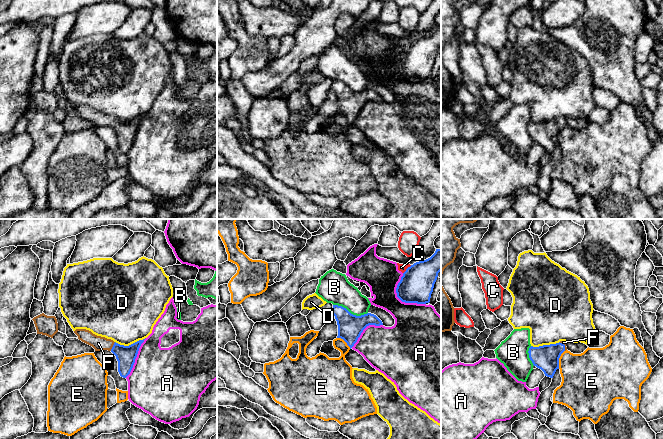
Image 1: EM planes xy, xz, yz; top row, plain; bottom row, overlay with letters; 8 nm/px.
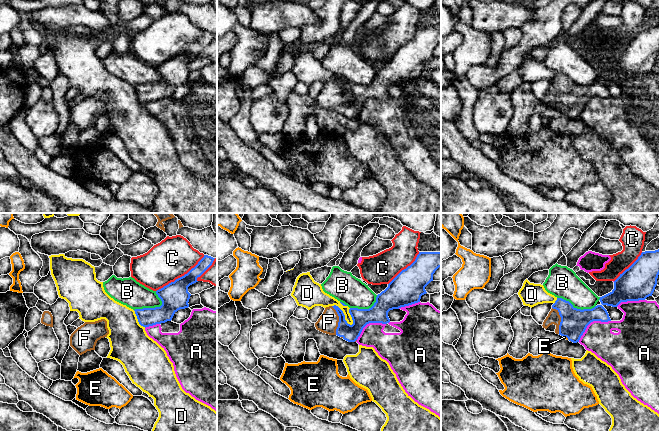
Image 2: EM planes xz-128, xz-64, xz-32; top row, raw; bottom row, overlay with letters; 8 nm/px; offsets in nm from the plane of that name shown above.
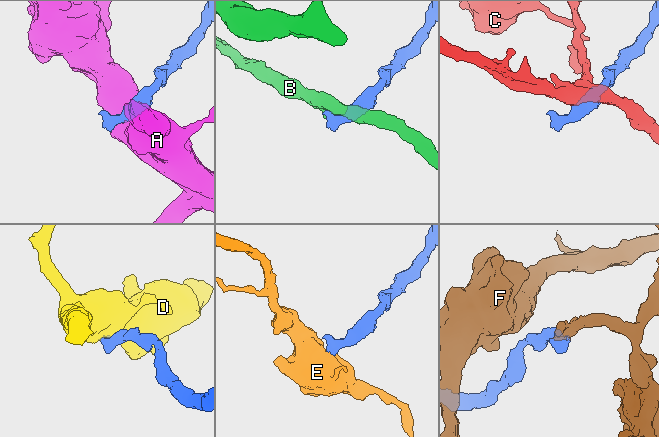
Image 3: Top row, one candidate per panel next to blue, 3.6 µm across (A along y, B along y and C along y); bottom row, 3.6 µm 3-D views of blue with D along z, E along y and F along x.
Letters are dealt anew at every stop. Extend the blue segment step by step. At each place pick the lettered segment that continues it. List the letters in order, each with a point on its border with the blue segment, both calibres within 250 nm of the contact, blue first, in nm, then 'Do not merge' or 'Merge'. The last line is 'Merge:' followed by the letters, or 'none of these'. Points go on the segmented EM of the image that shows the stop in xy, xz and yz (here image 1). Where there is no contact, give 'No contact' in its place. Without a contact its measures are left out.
A: Touches blue at xz (400, 299). Thickness 280 nm (blue) against 360 nm. Do not merge
B: Touches blue at xz (349, 312). Thickness 200 nm (blue) against 260 nm. Do not merge
C: Touches blue at xz (406, 269). Thickness 280 nm (blue) against 60 nm. Do not merge
D: Touches blue at xy (131, 344). Thickness 160 nm (blue) against 460 nm. Do not merge
E: Touches blue at yz (558, 359). Thickness 200 nm (blue) against 360 nm. Do not merge
F: Touches blue at xy (113, 346). Thickness 160 nm (blue) against 110 nm. Merge
Merge: F

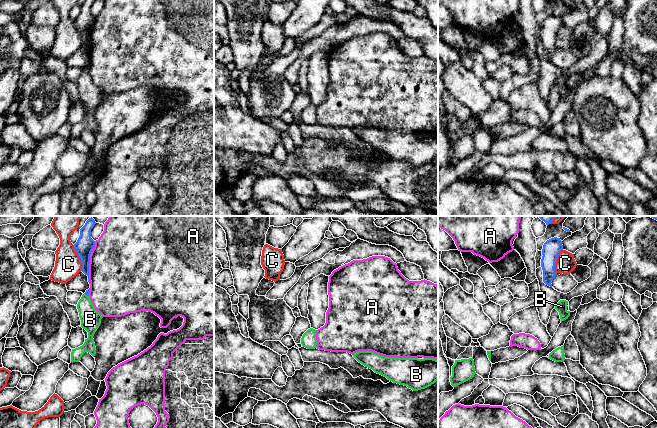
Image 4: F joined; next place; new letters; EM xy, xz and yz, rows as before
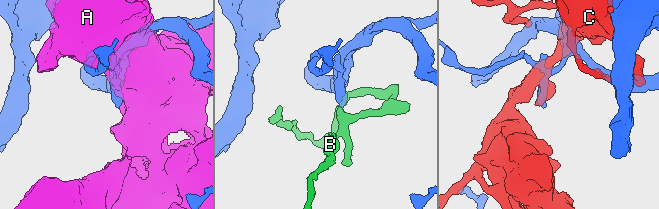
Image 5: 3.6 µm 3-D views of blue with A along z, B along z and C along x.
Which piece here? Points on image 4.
A: Touches blue at xy (89, 262). Thickness 140 nm (blue) against 500 nm. Do not merge
B: Touches blue at xy (86, 294). Thickness 30 nm (blue) against 160 nm. Do not merge
C: Touches blue at xy (80, 258). Thickness 140 nm (blue) against 220 nm. Do not merge
Merge: none of these

